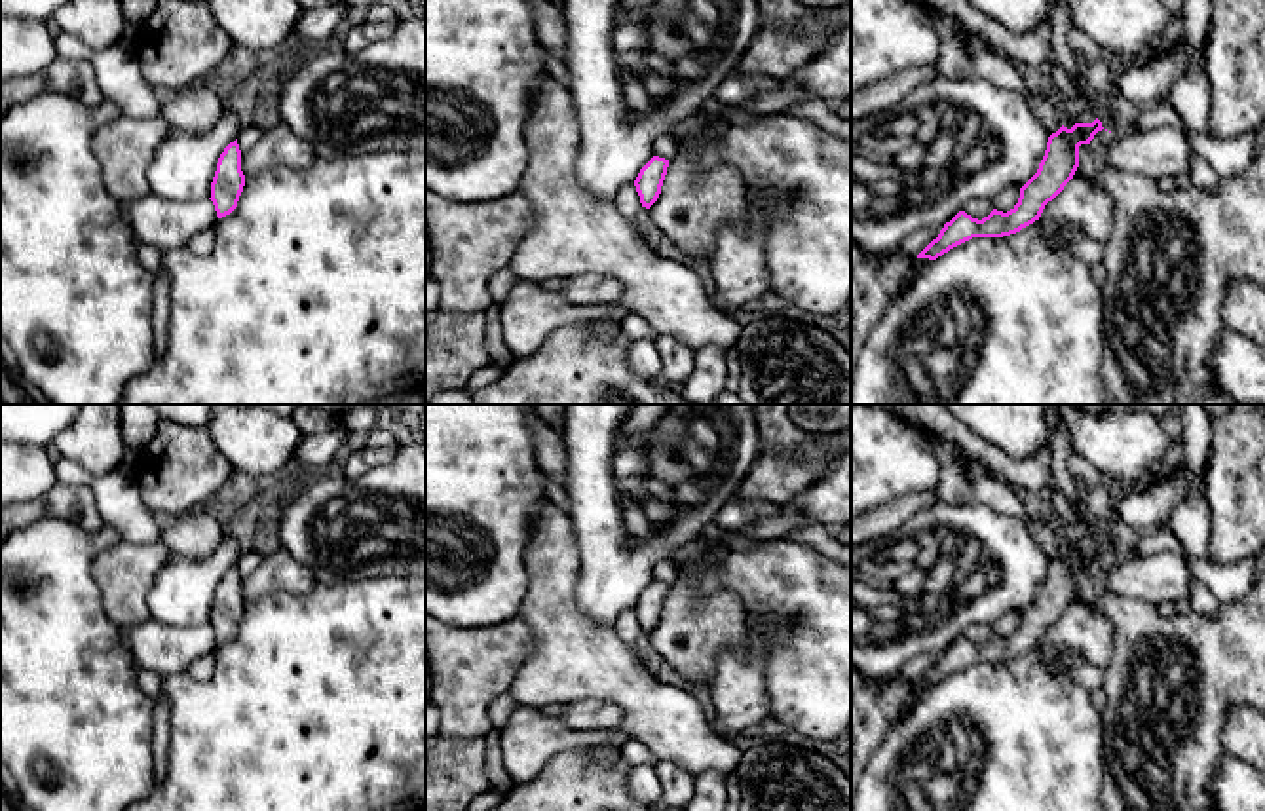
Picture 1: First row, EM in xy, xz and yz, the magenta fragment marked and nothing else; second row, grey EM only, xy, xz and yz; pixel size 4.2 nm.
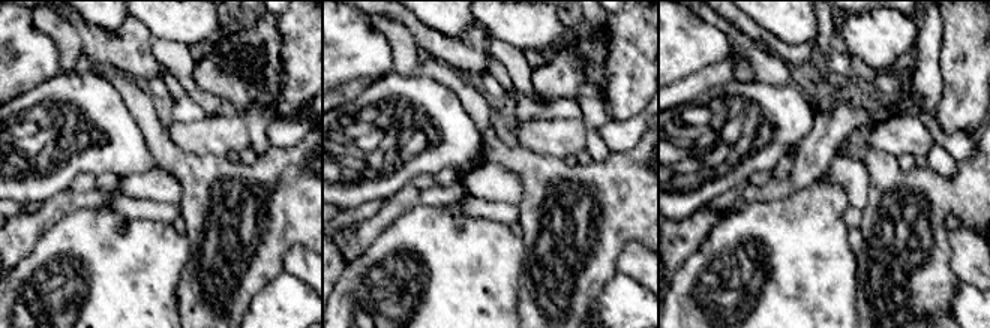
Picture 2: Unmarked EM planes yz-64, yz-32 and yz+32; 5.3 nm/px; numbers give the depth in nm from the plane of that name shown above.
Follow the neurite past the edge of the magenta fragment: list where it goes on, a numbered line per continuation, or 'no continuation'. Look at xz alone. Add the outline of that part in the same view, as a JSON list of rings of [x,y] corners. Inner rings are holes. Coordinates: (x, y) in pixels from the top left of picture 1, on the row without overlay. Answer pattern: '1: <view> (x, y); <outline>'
no continuation

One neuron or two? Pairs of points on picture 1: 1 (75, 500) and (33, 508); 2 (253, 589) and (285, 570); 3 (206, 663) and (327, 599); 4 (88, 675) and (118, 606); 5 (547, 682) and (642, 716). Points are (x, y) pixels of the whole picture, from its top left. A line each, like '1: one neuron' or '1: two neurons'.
1: one neuron
2: one neuron
3: two neurons
4: two neurons
5: one neuron

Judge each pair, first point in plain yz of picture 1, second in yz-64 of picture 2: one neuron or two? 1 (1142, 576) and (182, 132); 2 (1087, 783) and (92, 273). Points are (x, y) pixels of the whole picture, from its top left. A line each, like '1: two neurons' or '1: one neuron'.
1: one neuron
2: one neuron

